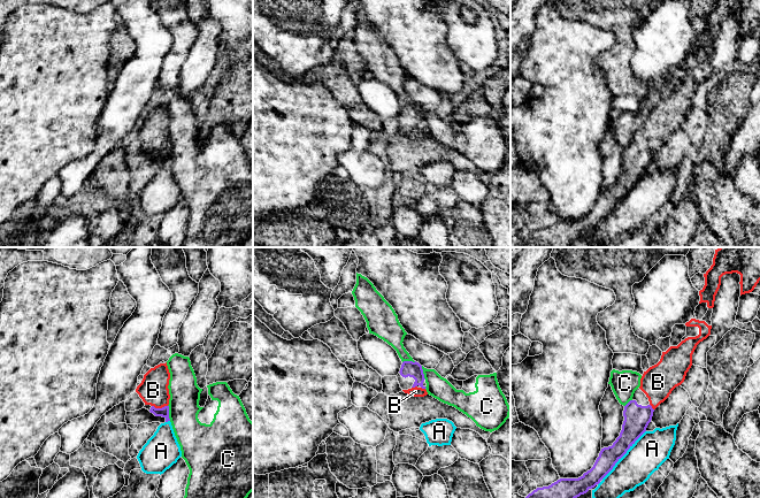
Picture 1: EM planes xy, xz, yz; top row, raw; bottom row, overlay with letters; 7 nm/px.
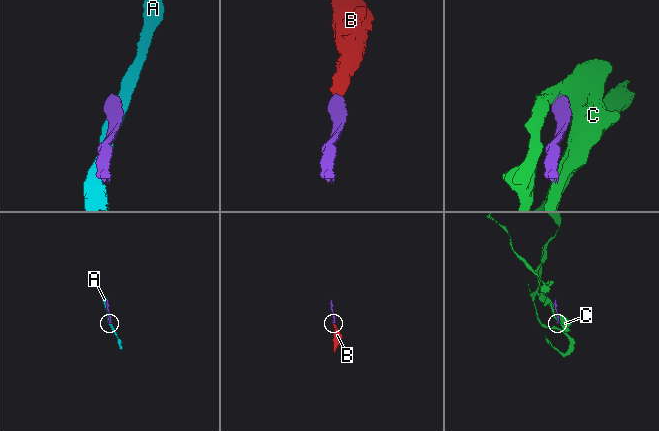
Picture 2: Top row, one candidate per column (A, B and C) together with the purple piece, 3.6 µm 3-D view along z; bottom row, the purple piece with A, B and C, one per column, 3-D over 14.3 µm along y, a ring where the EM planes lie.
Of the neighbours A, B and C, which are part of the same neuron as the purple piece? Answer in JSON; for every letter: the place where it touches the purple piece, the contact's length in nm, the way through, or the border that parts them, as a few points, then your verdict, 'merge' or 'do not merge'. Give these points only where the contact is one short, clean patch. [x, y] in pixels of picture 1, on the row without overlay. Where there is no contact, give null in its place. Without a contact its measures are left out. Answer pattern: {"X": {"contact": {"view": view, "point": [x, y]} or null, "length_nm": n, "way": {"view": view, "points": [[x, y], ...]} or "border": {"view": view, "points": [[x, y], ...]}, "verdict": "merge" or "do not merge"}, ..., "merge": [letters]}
{"A": {"contact": {"view": "yz", "point": [624, 196]}, "length_nm": 460, "verdict": "do not merge"}, "B": {"contact": {"view": "xy", "point": [160, 151]}, "length_nm": 110, "way": {"view": "xy", "points": [[163, 154], [160, 151], [159, 140], [153, 132]]}, "verdict": "merge"}, "C": {"contact": {"view": "xy", "point": [168, 155]}, "length_nm": 110, "border": {"view": "xy", "points": [[168, 147], [168, 160], [170, 162]]}, "verdict": "do not merge"}, "merge": ["B"]}

